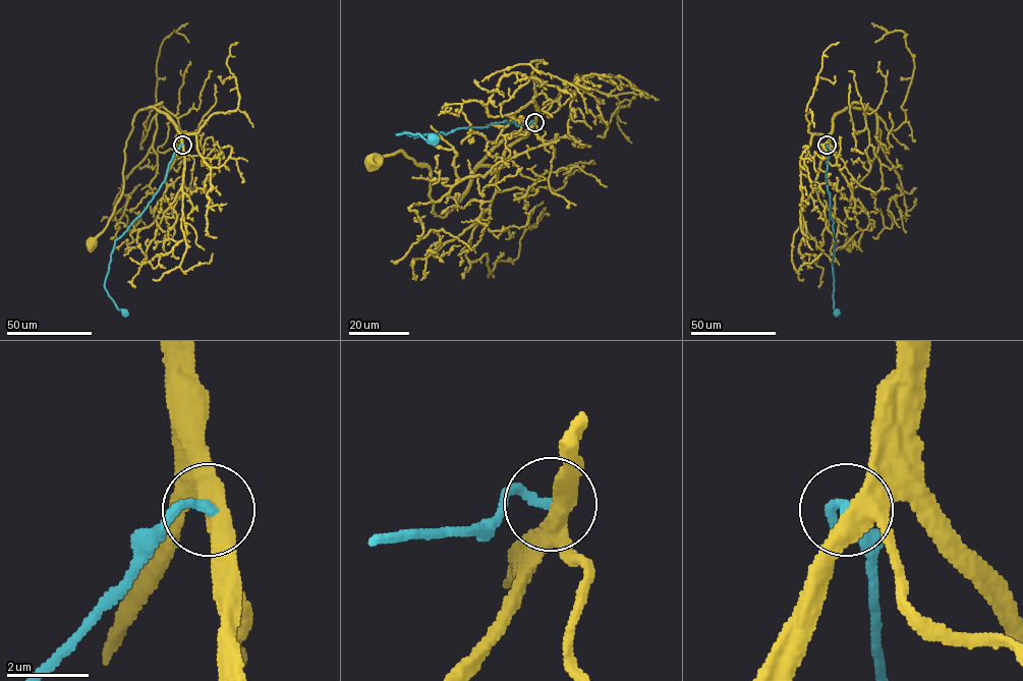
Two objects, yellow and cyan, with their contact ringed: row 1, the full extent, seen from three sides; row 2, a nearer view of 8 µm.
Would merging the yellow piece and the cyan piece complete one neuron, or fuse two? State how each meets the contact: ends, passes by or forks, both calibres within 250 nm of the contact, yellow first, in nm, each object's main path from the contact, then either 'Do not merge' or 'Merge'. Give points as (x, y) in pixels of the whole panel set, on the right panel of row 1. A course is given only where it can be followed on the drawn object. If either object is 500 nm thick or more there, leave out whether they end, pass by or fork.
At the ring yellow forks. At the ring cyan ends. Thickness 440 nm (yellow) against 220 nm. Course of yellow: (827, 145), (838, 113), (865, 108), (877, 116), (877, 153), (853, 190), (844, 222), (848, 242). Course of cyan: (827, 145), (826, 179), (836, 241), (832, 265), (837, 313). Do not merge

